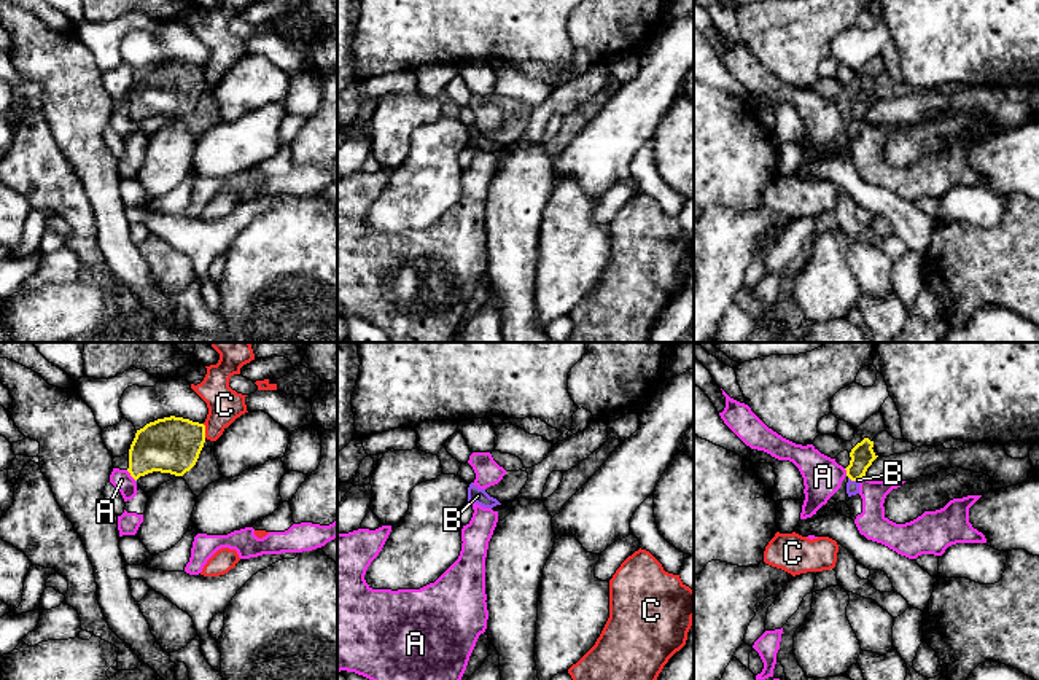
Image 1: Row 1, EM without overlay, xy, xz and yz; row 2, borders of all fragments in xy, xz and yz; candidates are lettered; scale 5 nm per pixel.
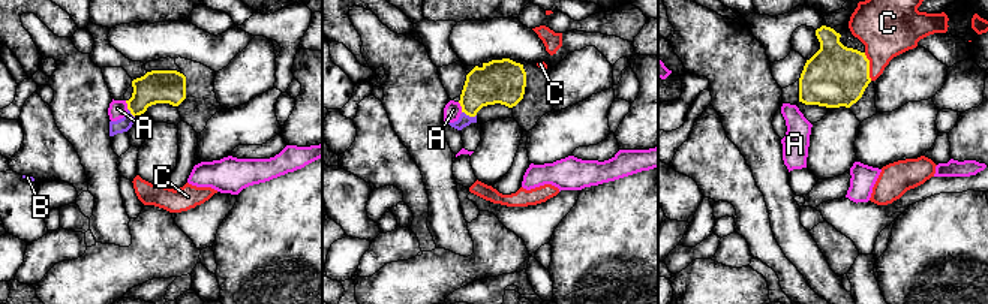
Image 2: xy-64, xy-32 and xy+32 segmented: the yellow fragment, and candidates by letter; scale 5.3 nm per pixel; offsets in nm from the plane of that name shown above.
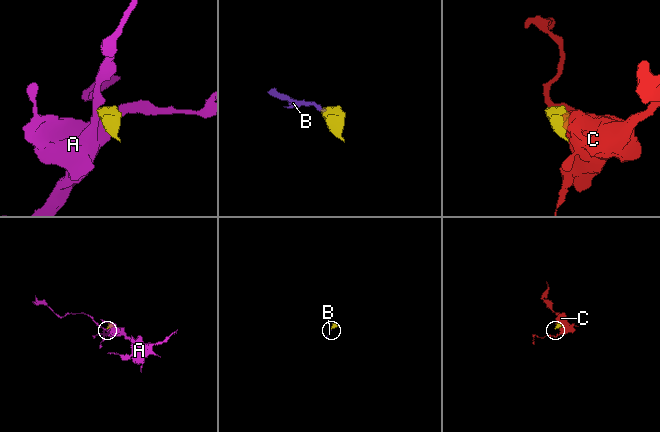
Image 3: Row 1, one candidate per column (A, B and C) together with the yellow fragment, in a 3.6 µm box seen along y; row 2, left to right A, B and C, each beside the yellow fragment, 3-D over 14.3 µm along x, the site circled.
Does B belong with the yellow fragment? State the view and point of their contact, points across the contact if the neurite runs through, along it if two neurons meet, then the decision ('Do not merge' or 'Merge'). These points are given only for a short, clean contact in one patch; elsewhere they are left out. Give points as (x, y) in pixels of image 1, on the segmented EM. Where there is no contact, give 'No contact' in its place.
Touches yellow at yz (853, 480). Path across: yz (863, 454), (853, 480), (852, 486). Merge

